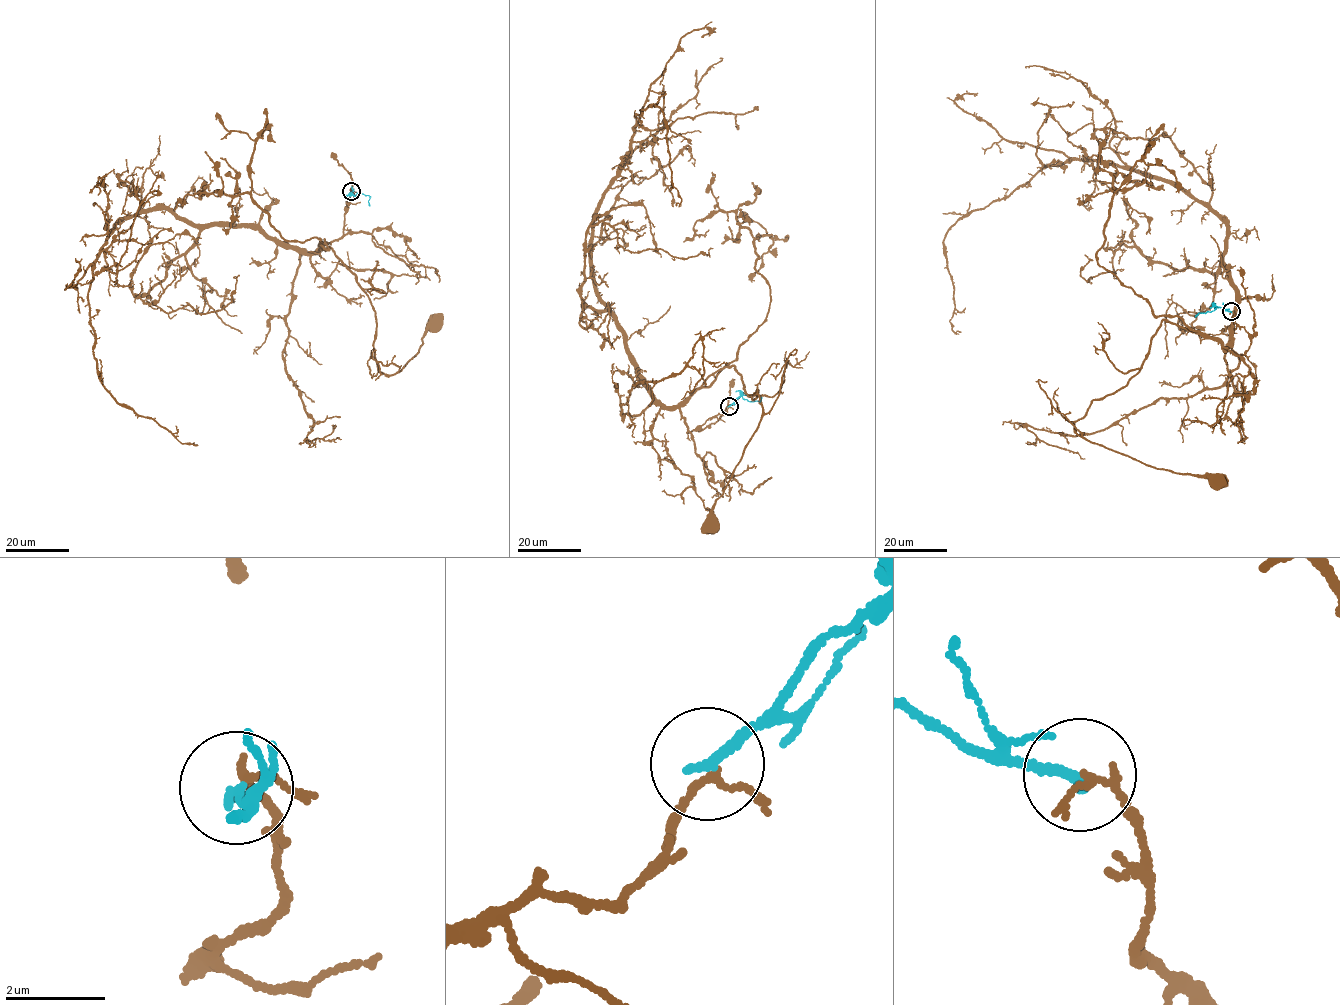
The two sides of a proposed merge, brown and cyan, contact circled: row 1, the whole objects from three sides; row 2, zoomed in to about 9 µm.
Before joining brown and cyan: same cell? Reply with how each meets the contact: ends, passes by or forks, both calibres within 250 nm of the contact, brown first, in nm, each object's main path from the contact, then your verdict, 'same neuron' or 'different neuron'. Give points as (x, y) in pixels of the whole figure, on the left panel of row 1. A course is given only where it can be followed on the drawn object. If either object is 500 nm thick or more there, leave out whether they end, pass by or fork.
brown passes by; cyan ends; calibres 110 and 200 nm; course brown (351, 191), (343, 235), (320, 249), (332, 248), (373, 307), (378, 370), (400, 370), (433, 325); course cyan (351, 191), (370, 196), (369, 205); different neuron

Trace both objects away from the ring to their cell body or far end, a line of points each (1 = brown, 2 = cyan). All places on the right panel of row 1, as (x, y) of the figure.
1: (1231, 311), (1249, 334), (1244, 353), (1164, 320), (1138, 372), (1074, 422), (1076, 434), (1116, 452), (1215, 481)
2: (1231, 311), (1215, 307), (1210, 312), (1195, 316)

